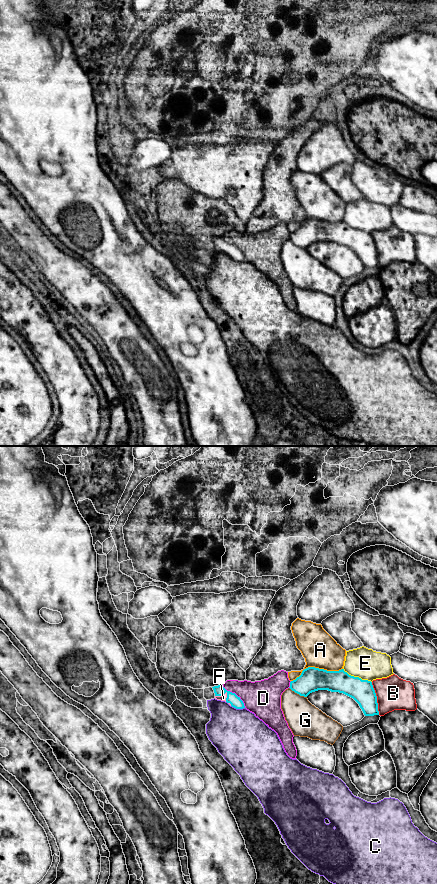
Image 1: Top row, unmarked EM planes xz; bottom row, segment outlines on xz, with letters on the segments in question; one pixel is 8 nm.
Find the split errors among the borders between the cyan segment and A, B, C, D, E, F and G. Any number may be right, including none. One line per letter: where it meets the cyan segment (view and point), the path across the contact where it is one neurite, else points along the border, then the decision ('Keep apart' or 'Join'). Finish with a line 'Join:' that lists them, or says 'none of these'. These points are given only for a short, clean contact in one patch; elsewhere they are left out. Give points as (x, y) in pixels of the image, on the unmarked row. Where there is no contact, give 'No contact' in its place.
A: Touches cyan at xz (316, 220). Keep apart
B: Touches cyan at xz (376, 250). Keep apart
C: Touches cyan at xz (238, 260). Keep apart
D: Touches cyan at xz (235, 246). Keep apart
E: Touches cyan at xz (357, 229). Keep apart
F: Touches cyan at xz (224, 245). Path across: xz (235, 253), (224, 245), (223, 250). Join
G: Touches cyan at xz (298, 245). Keep apart
Join: F

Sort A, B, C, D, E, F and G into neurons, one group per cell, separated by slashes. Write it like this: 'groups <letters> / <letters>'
groups A / B / C / D / E / F / G

